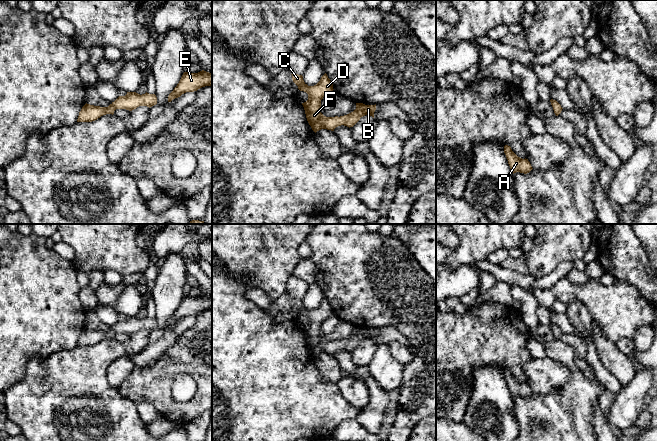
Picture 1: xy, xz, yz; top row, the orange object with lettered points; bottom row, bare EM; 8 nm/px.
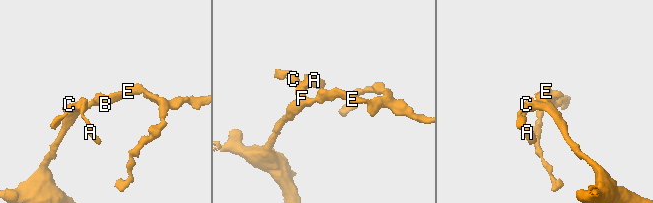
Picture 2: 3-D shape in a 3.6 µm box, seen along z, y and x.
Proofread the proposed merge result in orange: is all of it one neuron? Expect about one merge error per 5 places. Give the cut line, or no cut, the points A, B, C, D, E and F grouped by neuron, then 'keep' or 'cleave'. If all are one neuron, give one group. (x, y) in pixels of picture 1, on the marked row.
no cut; A B C D E F; keep

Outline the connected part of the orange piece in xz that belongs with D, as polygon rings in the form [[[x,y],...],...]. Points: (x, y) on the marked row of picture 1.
[[[325,73],[320,81],[314,86],[308,86],[302,75],[291,74],[293,82],[298,86],[300,91],[304,91],[308,94],[308,100],[302,103],[307,121],[312,130],[316,133],[321,129],[327,129],[334,131],[338,126],[344,125],[347,127],[353,127],[361,117],[365,115],[372,116],[374,118],[374,112],[376,110],[375,105],[365,105],[363,103],[356,103],[356,109],[344,116],[326,117],[321,113],[321,100],[323,97],[332,92],[333,84]]]

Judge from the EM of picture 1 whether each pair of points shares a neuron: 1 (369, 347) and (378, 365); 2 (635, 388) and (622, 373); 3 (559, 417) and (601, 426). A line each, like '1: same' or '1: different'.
1: different
2: different
3: different

